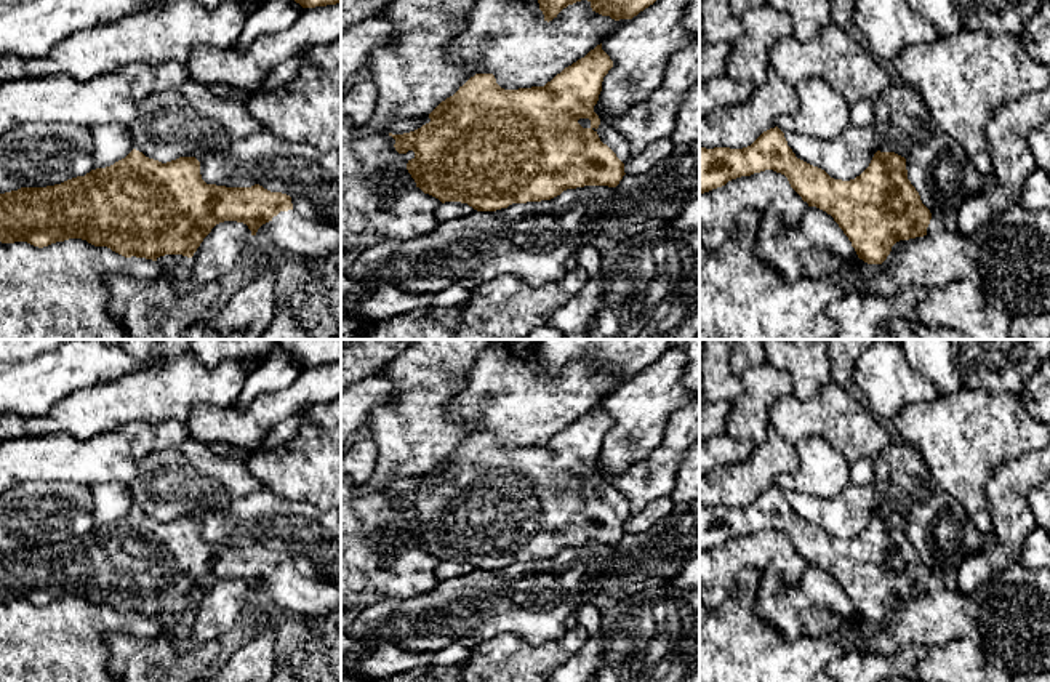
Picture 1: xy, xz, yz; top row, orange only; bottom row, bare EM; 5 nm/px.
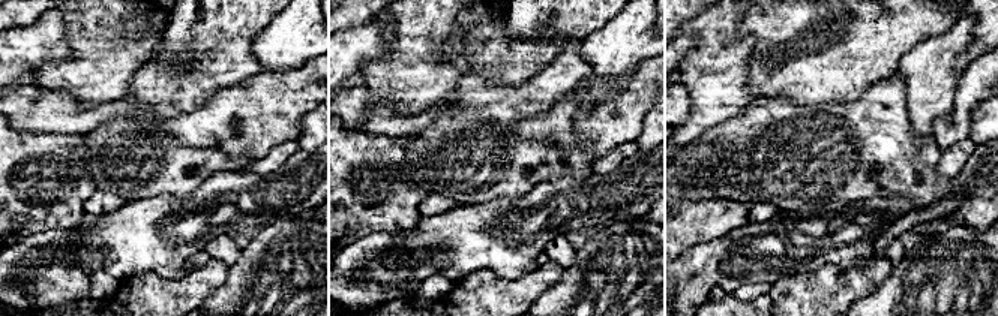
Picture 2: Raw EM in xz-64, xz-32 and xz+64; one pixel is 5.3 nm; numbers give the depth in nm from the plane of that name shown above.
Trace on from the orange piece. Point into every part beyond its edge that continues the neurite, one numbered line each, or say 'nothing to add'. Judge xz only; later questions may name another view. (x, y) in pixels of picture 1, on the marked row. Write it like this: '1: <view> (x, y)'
1: xz (613, 140)

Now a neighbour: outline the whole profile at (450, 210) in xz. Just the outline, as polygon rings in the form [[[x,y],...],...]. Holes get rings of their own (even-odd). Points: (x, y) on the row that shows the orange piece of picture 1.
[[[445,202],[440,203],[437,211],[435,211],[435,218],[439,223],[443,221],[453,221],[459,216],[469,215],[474,208],[469,207],[467,203],[461,203],[461,202]]]

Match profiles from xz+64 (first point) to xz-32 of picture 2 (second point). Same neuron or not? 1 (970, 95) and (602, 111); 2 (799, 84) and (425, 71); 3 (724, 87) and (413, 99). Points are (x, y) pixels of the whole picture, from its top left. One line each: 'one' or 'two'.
1: one
2: two
3: one

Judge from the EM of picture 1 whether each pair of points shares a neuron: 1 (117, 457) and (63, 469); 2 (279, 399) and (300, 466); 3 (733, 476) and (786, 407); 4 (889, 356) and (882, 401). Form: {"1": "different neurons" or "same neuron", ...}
{"1": "same neuron", "2": "different neurons", "3": "different neurons", "4": "same neuron"}

